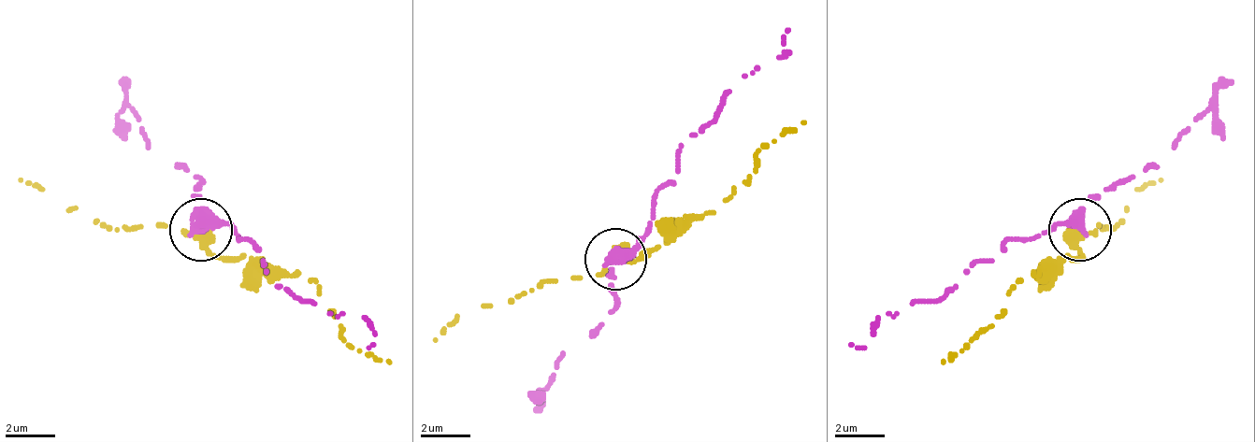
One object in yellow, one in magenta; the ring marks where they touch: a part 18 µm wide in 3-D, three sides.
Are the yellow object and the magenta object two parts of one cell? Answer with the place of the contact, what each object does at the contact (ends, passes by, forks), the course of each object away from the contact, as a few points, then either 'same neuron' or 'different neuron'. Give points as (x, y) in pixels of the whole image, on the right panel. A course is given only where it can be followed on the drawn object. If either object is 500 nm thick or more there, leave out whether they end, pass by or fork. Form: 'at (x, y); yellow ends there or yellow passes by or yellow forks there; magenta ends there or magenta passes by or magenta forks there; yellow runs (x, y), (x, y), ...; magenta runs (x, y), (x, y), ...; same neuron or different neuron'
at (1080, 229); yellow runs (1078, 231), (1085, 256), (1034, 275), (991, 324), (942, 362); magenta runs (1078, 224), (1010, 237), (954, 287), (886, 312), (867, 349), (848, 343); different neuron

